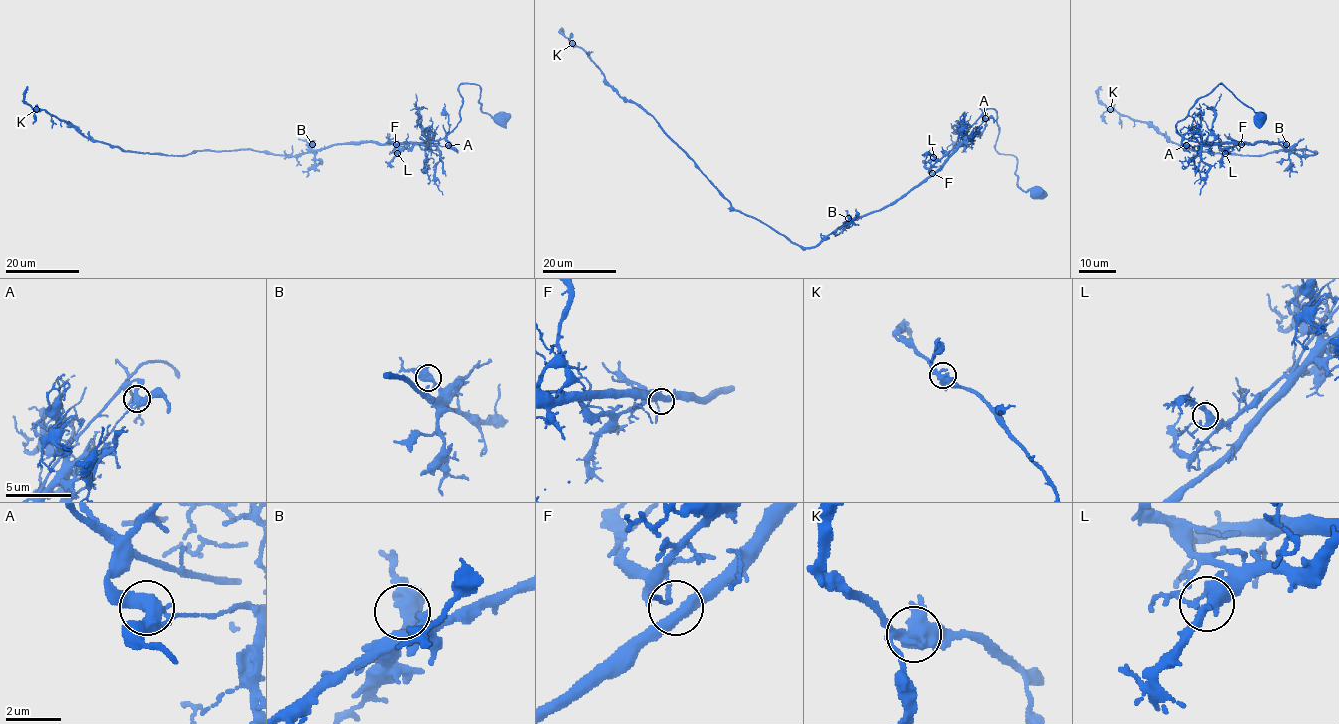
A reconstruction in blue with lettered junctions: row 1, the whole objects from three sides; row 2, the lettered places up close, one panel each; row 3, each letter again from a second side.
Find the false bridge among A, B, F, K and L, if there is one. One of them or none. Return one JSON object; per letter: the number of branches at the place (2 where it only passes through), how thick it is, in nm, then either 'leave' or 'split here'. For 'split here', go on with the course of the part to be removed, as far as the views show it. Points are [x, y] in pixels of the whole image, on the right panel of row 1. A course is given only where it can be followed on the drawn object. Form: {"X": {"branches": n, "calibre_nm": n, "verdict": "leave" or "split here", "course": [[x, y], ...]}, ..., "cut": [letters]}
{"A": {"branches": 4, "calibre_nm": 420, "verdict": "split here", "course": [[1186, 145], [1182, 142], [1182, 135], [1200, 109], [1199, 103]]}, "B": {"branches": 4, "calibre_nm": 480, "verdict": "leave"}, "F": {"branches": 4, "calibre_nm": 360, "verdict": "leave"}, "K": {"branches": 4, "calibre_nm": 440, "verdict": "leave"}, "L": {"branches": 4, "calibre_nm": 400, "verdict": "leave"}, "cut": ["A"]}

